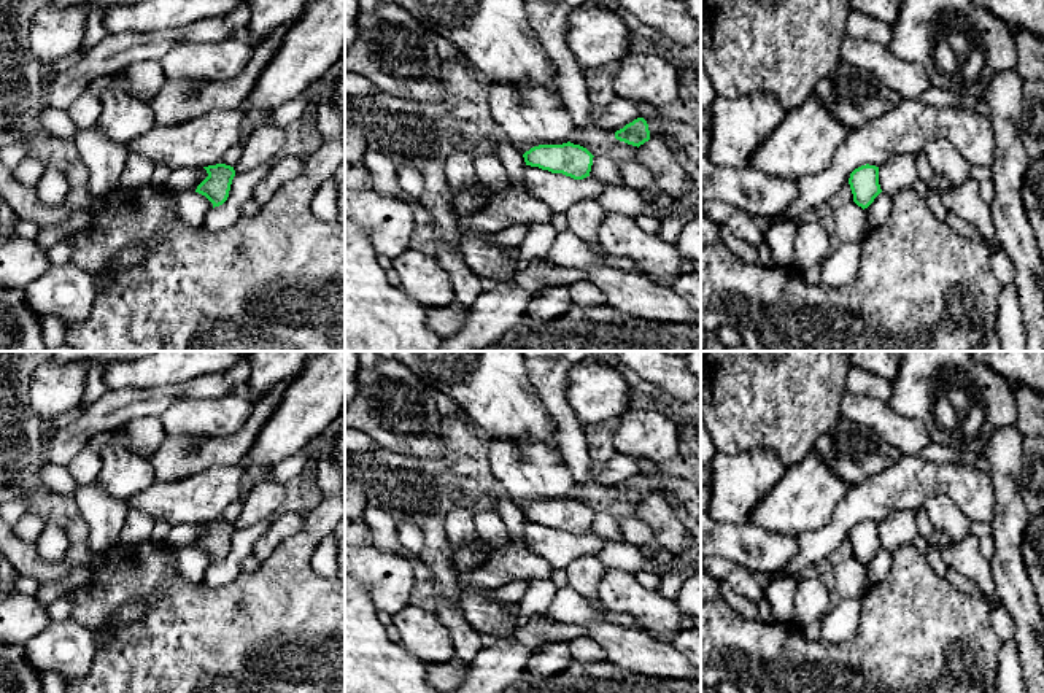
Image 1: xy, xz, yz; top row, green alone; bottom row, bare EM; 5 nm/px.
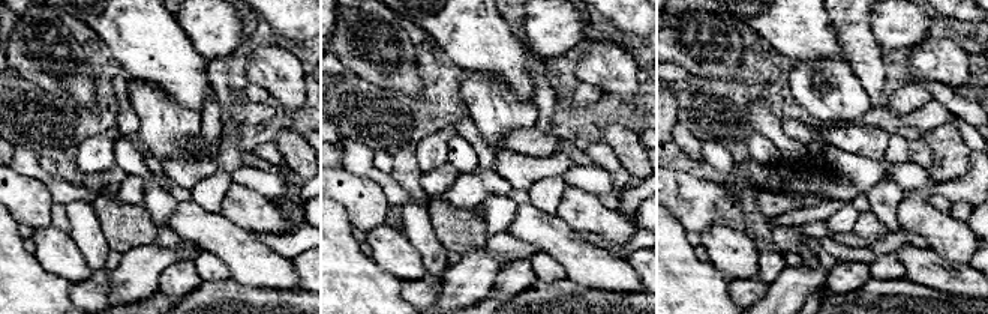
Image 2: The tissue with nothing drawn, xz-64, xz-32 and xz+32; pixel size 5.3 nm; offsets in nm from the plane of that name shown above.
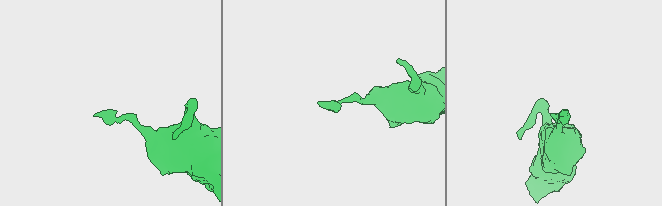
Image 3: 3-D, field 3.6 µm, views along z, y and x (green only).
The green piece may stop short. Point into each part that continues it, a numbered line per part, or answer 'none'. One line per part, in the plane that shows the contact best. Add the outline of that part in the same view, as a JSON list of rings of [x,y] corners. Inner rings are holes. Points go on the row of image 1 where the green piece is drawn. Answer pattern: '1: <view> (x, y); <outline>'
none

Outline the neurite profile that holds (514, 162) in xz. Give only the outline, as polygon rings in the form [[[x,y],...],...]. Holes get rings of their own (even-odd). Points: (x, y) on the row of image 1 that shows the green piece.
[[[496,141],[496,151],[508,173],[510,184],[524,188],[524,157],[510,143],[505,141]]]

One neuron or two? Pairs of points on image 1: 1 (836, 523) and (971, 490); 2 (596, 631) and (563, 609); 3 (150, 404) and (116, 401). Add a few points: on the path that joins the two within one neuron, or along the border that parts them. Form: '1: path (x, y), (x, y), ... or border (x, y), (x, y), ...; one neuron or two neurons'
1: path (870, 499), (908, 482), (938, 482); one neuron
2: path (588, 623), (571, 609); one neuron
3: path (142, 404), (124, 404); one neuron

